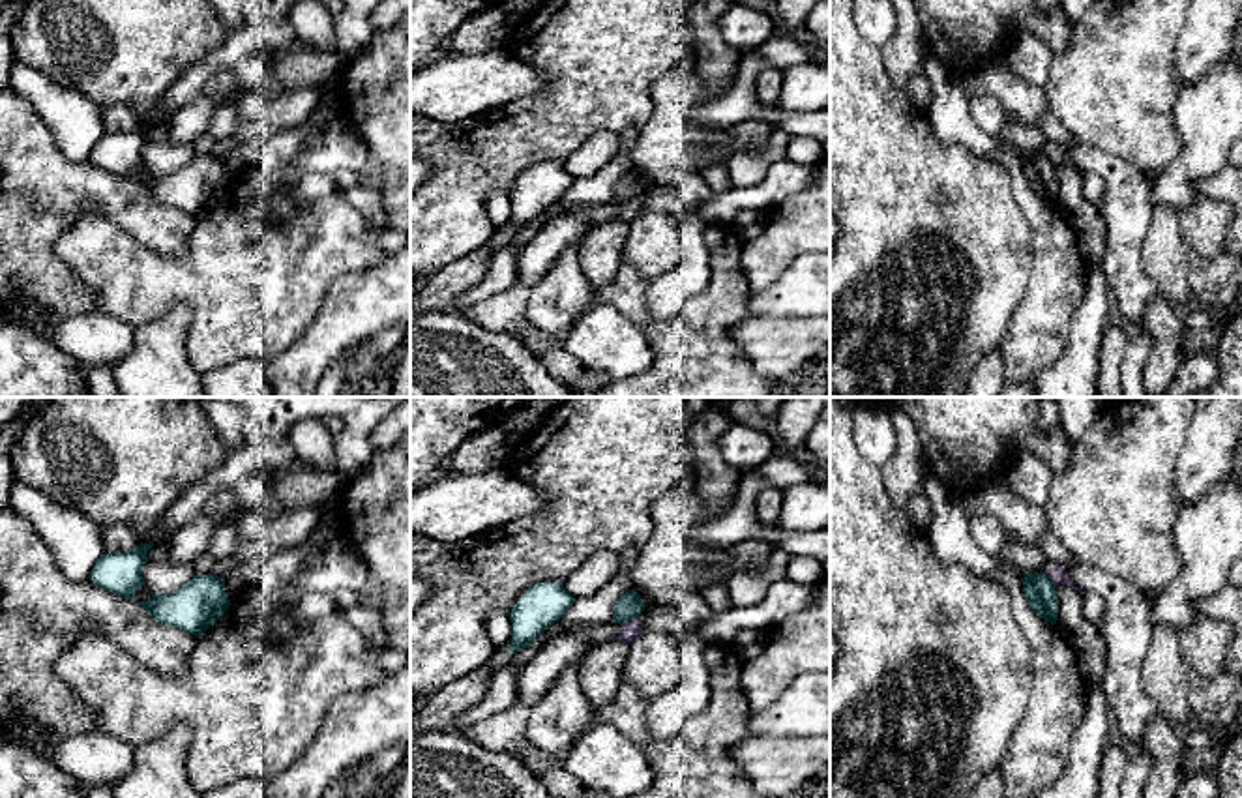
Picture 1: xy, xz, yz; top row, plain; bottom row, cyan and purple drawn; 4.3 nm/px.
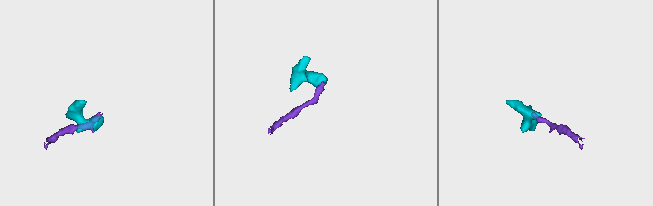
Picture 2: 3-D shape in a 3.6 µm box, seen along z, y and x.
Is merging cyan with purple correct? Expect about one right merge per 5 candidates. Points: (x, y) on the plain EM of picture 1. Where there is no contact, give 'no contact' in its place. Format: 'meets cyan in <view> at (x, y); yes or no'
meets cyan in xz at (628, 199); no

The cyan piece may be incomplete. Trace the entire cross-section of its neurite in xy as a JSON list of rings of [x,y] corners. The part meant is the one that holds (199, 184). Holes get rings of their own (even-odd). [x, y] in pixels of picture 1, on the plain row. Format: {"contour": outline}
{"contour": [[[210,154],[195,155],[172,174],[154,174],[148,182],[139,184],[154,200],[195,217],[214,206],[230,187],[225,161]]]}

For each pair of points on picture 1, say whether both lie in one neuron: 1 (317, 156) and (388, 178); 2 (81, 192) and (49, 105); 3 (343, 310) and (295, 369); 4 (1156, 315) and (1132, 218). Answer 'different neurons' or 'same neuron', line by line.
1: same neuron
2: different neurons
3: same neuron
4: different neurons

